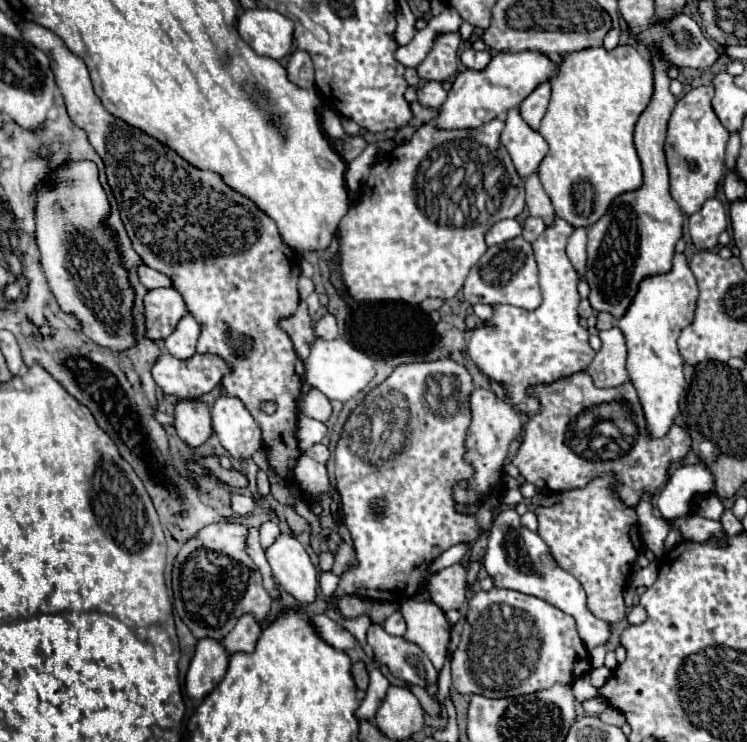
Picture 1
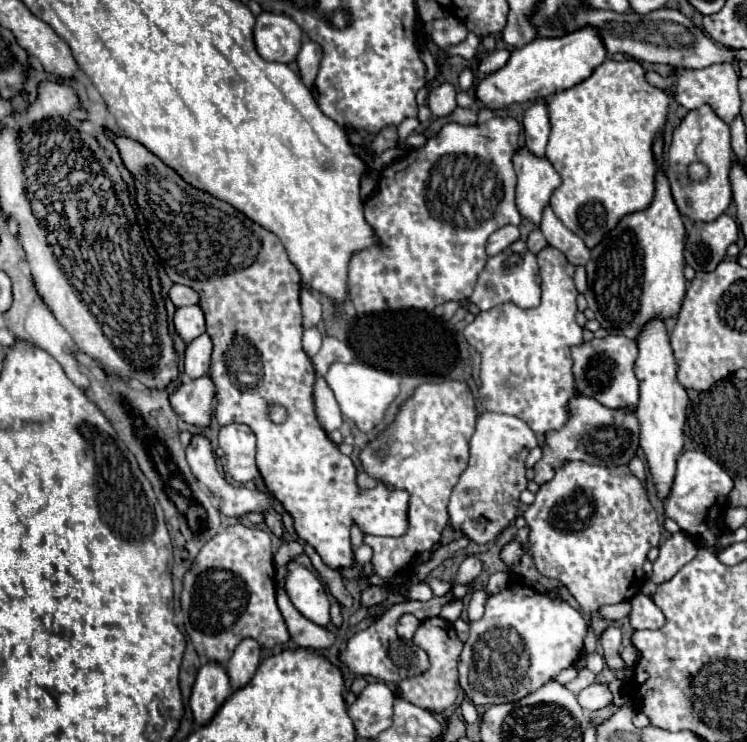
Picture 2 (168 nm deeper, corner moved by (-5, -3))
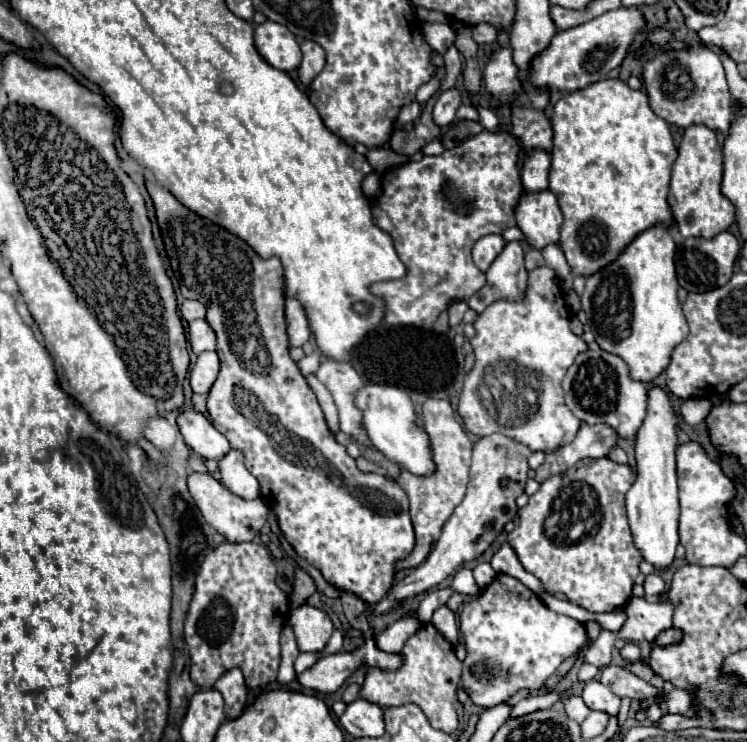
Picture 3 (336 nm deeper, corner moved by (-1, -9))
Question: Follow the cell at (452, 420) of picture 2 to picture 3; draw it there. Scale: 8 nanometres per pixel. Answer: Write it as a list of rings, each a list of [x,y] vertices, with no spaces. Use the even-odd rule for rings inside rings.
[[[427,399],[423,403],[423,429],[429,435],[431,453],[435,459],[435,471],[431,475],[411,475],[411,471],[403,471],[397,477],[397,483],[409,495],[411,503],[411,521],[415,529],[415,549],[395,563],[395,569],[411,569],[425,561],[433,543],[439,539],[443,523],[449,519],[453,509],[461,503],[465,495],[465,487],[469,481],[469,463],[471,463],[471,441],[457,421],[457,415],[447,399]]]

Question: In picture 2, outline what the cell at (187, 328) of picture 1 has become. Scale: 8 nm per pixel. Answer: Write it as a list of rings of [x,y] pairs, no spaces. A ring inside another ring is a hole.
[[[207,333],[197,337],[195,341],[191,341],[187,345],[187,351],[185,351],[185,373],[191,379],[199,379],[199,377],[209,373],[211,351],[213,351],[213,343],[211,343]]]

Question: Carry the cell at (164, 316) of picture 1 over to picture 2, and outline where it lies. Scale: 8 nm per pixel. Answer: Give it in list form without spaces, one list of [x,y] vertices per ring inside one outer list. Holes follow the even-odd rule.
[[[197,305],[179,307],[173,321],[175,321],[177,333],[179,333],[187,343],[205,333],[205,317],[203,317],[203,311],[201,311]]]

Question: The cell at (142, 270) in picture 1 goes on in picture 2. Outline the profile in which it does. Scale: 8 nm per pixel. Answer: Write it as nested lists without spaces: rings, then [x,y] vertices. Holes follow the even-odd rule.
[[[173,285],[173,289],[169,291],[169,297],[171,297],[171,301],[175,303],[175,307],[199,303],[197,291],[193,291],[191,287],[185,287],[185,285]]]

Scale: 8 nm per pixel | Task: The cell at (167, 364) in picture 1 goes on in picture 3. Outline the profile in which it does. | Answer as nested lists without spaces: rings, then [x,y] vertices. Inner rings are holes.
[[[187,409],[177,417],[185,443],[205,459],[221,459],[229,451],[229,441],[197,409]]]

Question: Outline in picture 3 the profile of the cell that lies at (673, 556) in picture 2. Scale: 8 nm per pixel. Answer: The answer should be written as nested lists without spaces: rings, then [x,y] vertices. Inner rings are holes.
[[[657,571],[645,577],[645,595],[647,597],[657,597],[663,591],[665,591],[665,581],[663,581],[663,577]]]

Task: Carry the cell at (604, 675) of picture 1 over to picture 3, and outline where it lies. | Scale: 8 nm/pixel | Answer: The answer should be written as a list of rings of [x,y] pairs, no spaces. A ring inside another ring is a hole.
[[[571,695],[571,697],[567,697],[567,699],[563,701],[563,705],[565,705],[565,713],[567,713],[573,721],[577,721],[577,723],[581,723],[581,721],[589,715],[589,709],[587,709],[587,705],[583,703],[581,697]]]

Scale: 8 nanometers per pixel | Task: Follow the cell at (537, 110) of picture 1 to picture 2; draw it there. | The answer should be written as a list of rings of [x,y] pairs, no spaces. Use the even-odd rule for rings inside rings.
[[[541,103],[531,105],[531,109],[527,109],[525,113],[523,129],[525,129],[525,147],[529,149],[529,153],[533,153],[535,157],[545,157],[545,145],[549,141],[551,131],[547,107]]]

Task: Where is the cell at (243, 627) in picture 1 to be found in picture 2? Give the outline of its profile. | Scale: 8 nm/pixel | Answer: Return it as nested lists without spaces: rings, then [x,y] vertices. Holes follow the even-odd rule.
[[[243,639],[233,657],[229,659],[225,671],[229,675],[229,681],[231,681],[231,687],[237,691],[241,687],[247,685],[247,681],[251,681],[251,677],[255,675],[257,667],[259,667],[259,661],[261,661],[261,647],[257,641],[253,639]]]

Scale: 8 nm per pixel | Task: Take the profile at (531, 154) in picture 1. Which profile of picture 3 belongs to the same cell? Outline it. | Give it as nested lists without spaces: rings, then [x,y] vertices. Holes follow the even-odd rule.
[[[523,191],[519,203],[515,205],[515,219],[531,247],[541,249],[559,241],[563,215],[553,191]]]

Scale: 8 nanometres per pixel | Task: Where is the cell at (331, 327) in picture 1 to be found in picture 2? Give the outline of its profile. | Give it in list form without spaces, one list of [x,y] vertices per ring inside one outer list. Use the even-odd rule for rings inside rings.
[[[323,337],[321,351],[311,357],[313,367],[319,375],[325,375],[333,363],[351,363],[355,354],[346,341],[340,341],[335,337]]]

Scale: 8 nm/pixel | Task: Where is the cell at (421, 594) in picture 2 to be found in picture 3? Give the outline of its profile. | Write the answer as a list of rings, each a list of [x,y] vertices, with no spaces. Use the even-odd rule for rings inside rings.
[[[443,605],[433,613],[433,619],[431,623],[439,629],[439,633],[445,635],[447,641],[451,641],[453,645],[457,645],[457,639],[459,639],[459,631],[457,631],[456,615],[447,607]]]

